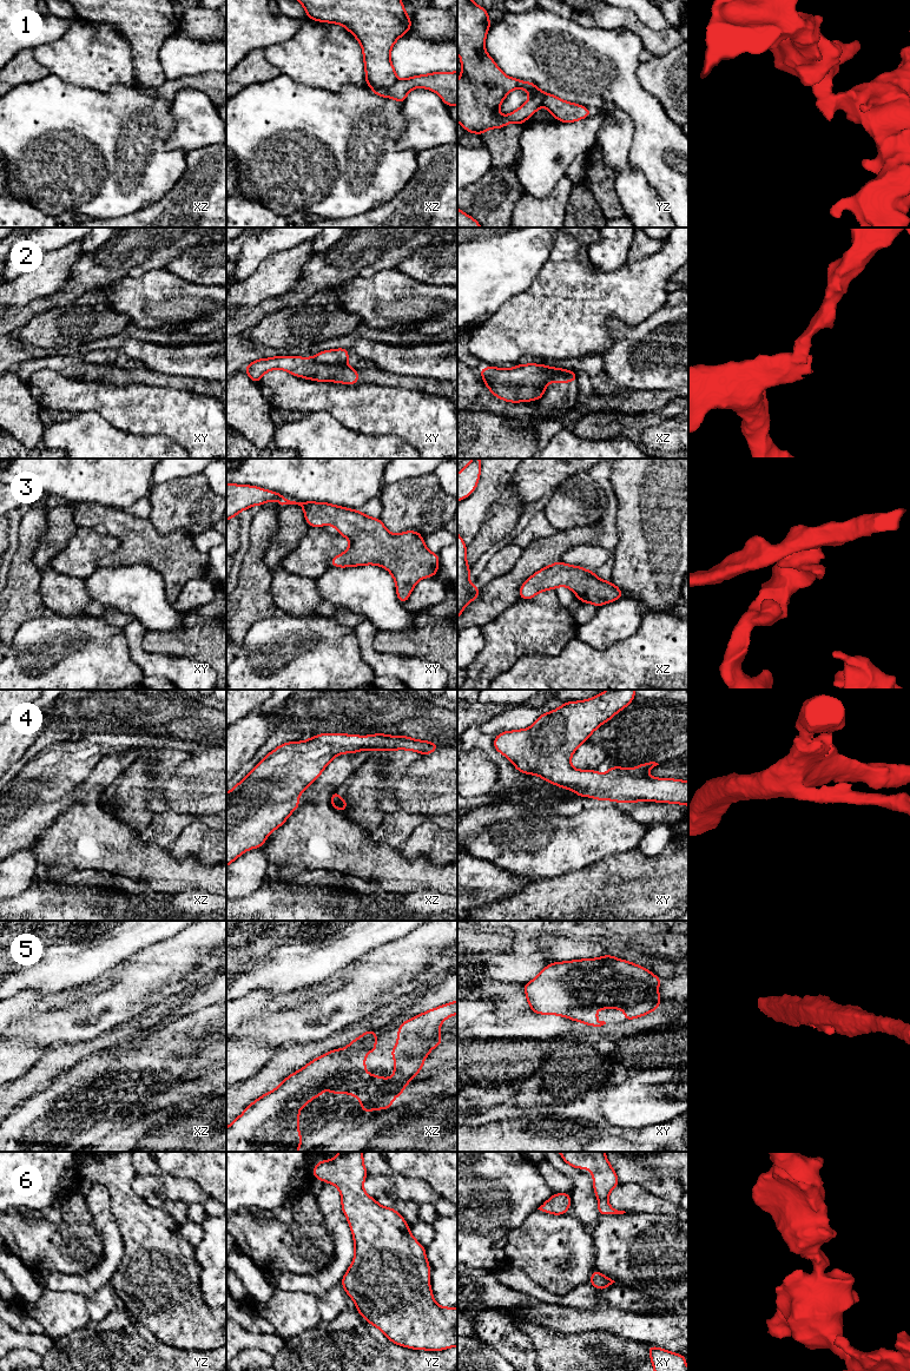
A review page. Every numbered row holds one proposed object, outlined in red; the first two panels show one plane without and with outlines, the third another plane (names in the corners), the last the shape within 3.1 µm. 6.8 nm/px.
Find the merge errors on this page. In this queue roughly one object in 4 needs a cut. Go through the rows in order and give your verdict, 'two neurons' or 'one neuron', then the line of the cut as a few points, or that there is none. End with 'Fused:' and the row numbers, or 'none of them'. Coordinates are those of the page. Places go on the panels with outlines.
1: two neurons; cut xz (397, 79), (388, 86), (371, 89)
2: two neurons; cut xy (314, 357), (323, 363), (344, 364)
3: one neuron; cut none
4: one neuron; cut none
5: one neuron; cut none
6: one neuron; cut none
Fused: 1, 2

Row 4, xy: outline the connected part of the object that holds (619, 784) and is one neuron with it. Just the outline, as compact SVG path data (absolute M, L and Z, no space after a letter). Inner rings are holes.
M607 690L591 699L567 701L556 710L540 714L528 729L501 732L494 737L494 749L508 758L519 772L536 775L545 782L574 791L579 797L616 803L661 802L688 806L688 780L647 776L648 770L659 765L655 762L642 763L634 769L612 765L604 775L595 770L576 770L571 765L575 750L599 726L628 706L634 697L635 690Z

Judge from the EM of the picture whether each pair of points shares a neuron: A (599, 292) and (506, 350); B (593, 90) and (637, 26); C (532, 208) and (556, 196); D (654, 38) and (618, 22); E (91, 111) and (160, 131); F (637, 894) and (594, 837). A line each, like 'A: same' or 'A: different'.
A: same
B: different
C: same
D: same
E: same
F: different

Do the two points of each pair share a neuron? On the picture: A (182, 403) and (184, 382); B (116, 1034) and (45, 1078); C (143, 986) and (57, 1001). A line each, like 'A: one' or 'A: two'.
A: two
B: one
C: two

